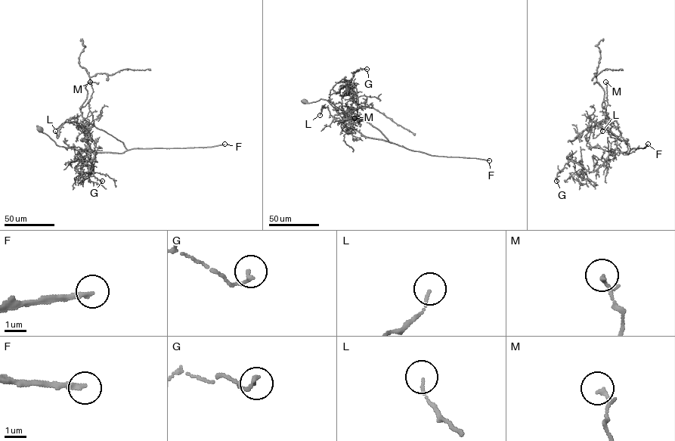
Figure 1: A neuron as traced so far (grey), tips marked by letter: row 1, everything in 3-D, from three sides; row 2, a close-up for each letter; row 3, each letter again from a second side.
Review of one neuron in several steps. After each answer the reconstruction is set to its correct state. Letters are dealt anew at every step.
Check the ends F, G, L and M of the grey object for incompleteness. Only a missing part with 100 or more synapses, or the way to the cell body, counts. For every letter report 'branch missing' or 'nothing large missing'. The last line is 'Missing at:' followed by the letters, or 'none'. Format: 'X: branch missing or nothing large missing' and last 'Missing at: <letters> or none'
F: branch missing
G: nothing large missing
L: nothing large missing
M: nothing large missing
Missing at: F

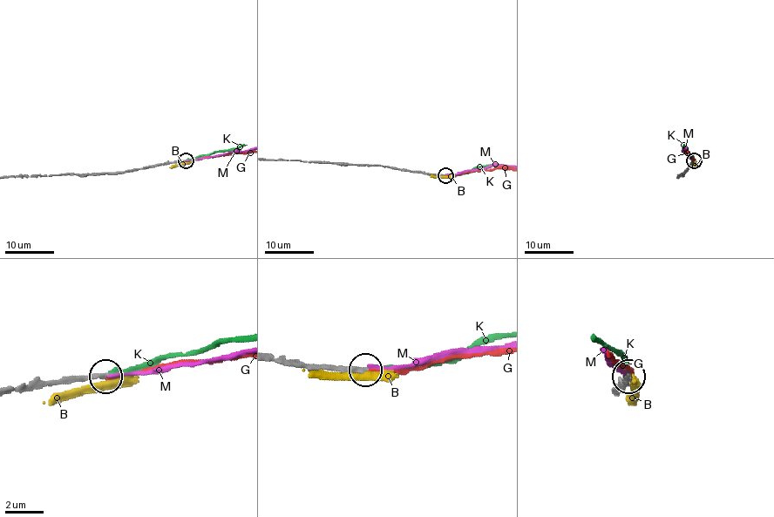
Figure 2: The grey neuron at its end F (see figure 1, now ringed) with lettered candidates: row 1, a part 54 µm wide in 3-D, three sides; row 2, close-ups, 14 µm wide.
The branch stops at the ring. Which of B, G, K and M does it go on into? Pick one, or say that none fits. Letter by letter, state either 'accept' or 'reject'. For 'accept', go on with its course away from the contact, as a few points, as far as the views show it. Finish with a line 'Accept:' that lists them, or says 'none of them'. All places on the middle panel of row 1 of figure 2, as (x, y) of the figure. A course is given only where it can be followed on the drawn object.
B: reject
G: accept
K: reject
M: reject
Accept: G

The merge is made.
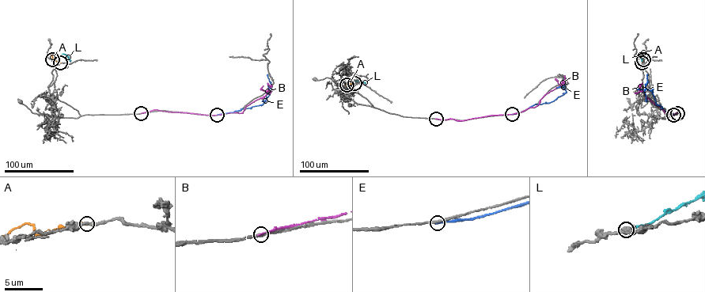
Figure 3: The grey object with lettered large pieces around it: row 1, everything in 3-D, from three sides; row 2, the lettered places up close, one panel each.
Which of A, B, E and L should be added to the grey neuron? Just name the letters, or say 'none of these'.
L

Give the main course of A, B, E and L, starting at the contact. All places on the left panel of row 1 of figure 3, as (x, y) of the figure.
A: (60, 62), (52, 58), (53, 52)
B: (141, 113), (155, 109), (211, 115), (242, 113), (245, 107), (264, 96), (271, 86), (267, 82)
E: (217, 115), (262, 104), (271, 90), (268, 87), (271, 84), (267, 73)
L: (52, 59), (64, 54), (70, 61)

